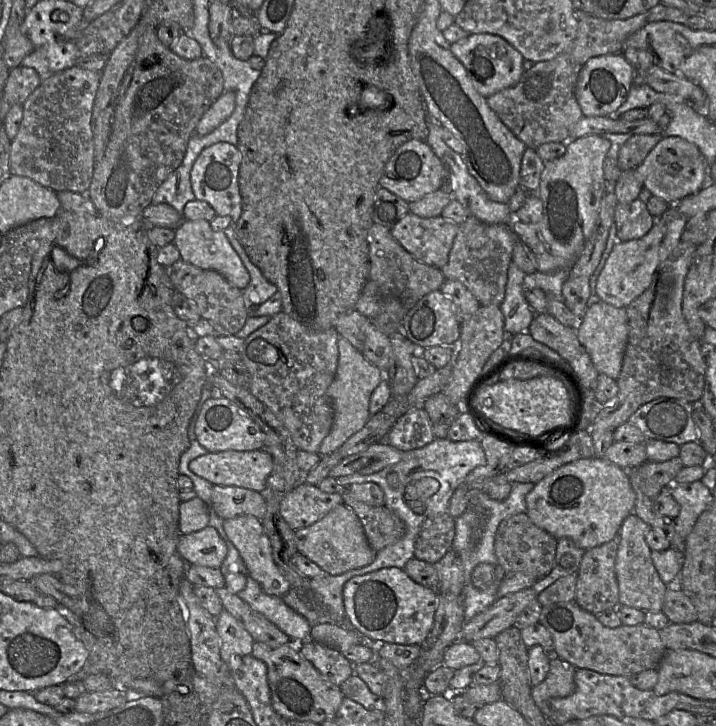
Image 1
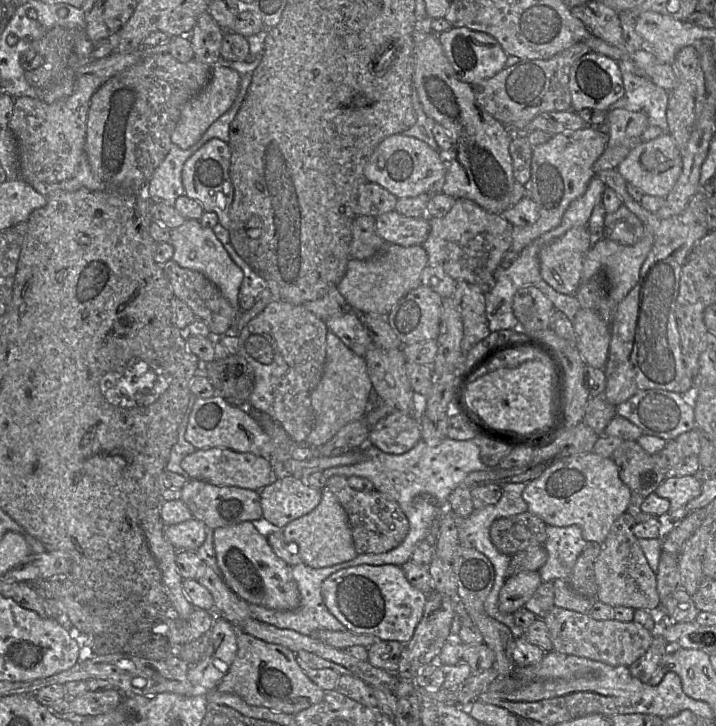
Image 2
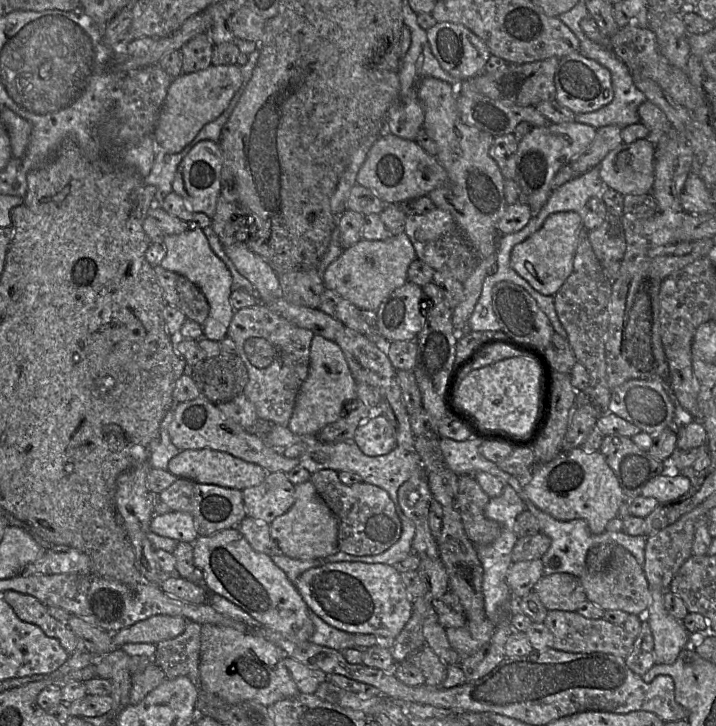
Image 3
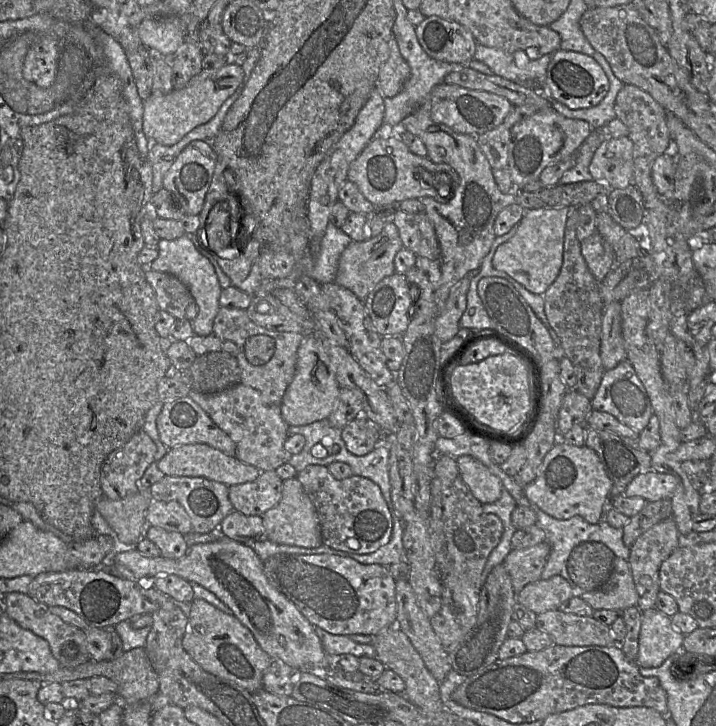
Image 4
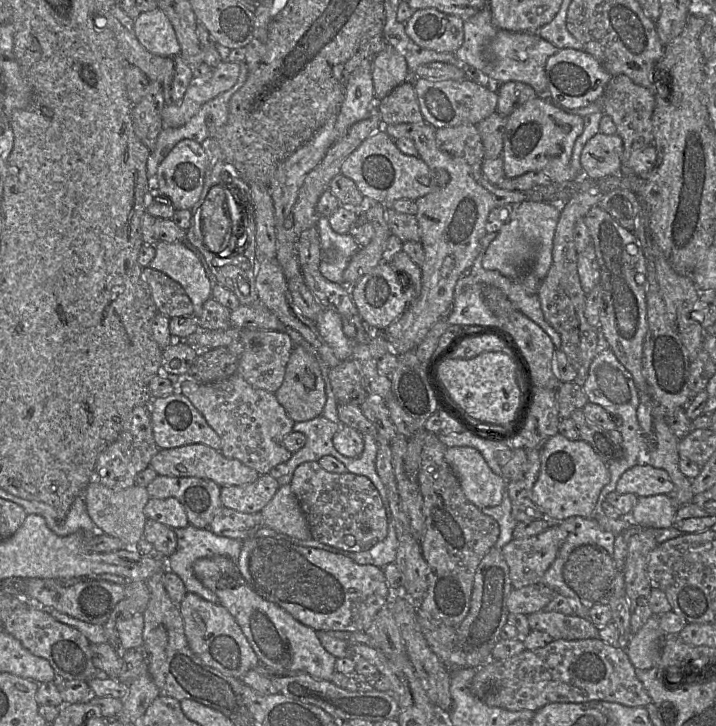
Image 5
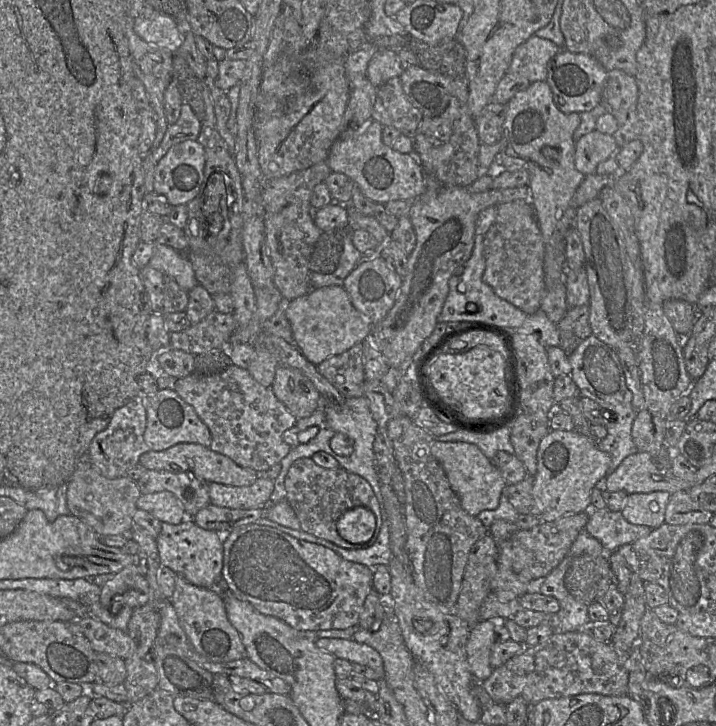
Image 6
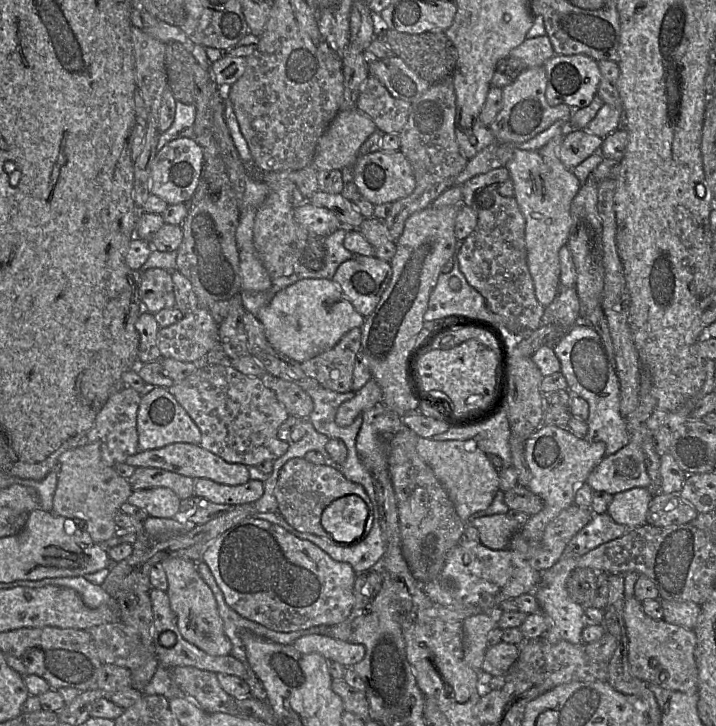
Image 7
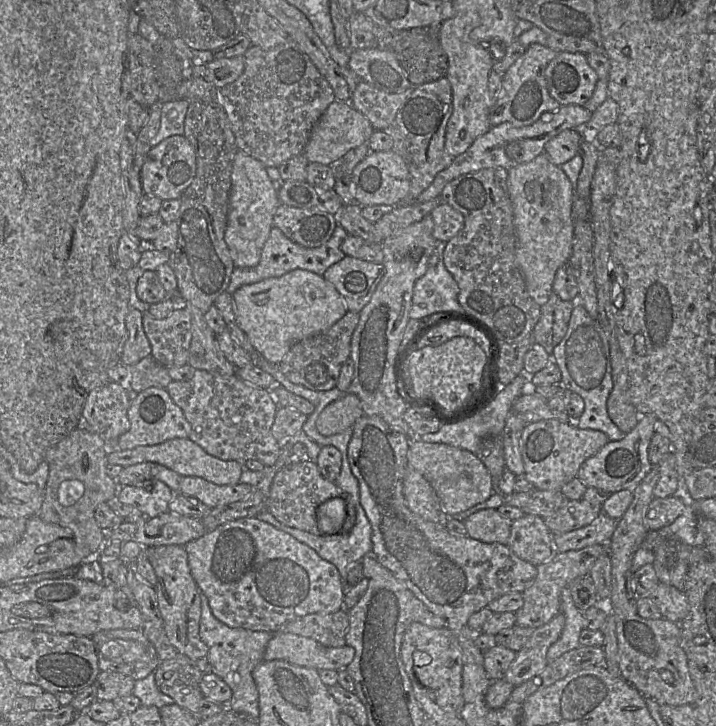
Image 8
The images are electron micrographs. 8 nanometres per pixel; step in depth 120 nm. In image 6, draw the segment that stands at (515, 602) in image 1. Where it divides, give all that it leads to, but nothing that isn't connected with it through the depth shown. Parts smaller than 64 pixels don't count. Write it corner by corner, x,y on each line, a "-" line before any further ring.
581,512
563,516
553,522
541,522
528,530
516,530
508,539
499,543
499,553
509,559
512,570
519,578
530,580
532,587
535,587
563,560
588,519
589,512

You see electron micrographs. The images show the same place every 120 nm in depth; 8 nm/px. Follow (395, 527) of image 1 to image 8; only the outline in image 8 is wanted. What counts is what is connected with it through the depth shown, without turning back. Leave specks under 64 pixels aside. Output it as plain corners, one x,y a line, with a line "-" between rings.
315,461
291,462
276,473
266,500
266,509
286,526
320,534
316,510
321,504
333,498
343,498
350,503
350,495
334,482
326,480

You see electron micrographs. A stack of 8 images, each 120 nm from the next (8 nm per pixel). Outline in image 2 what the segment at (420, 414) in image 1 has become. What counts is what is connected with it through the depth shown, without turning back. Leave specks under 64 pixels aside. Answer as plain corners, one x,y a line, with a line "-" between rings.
395,410
370,429
368,443
388,454
403,454
421,440
420,421

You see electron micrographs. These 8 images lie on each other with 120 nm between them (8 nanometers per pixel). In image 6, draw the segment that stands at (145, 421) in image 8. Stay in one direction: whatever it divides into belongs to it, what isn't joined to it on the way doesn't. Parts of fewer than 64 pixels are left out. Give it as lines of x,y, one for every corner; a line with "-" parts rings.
162,389
151,395
142,395
146,409
147,425
144,440
149,451
166,450
179,443
198,443
210,447
212,435
192,406
187,404
174,389

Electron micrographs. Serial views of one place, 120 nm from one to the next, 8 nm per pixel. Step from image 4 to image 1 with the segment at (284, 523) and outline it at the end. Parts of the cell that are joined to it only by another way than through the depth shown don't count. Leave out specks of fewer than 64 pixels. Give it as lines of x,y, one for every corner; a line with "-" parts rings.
345,503
335,506
316,523
294,530
294,536
298,552
331,575
340,575
369,565
377,554
368,543
359,517

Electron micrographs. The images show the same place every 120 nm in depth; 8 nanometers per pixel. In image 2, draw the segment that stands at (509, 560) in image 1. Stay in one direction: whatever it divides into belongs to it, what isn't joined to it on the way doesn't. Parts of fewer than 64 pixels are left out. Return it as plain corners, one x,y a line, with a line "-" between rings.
531,512
499,518
490,528
490,539
497,550
509,556
529,546
544,545
546,524

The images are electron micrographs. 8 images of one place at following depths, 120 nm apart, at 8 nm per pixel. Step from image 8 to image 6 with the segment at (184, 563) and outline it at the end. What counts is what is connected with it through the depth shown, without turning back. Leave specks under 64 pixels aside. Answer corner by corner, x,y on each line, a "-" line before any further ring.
176,574
175,589
170,601
192,646
207,660
229,662
247,658
241,636
229,622
222,594
217,590
196,586

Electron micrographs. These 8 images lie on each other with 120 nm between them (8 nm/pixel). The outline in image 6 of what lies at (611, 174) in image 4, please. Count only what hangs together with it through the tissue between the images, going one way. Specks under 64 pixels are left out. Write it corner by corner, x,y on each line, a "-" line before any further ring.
594,130
575,143
575,167
585,176
594,174
599,163
613,157
619,148
613,135

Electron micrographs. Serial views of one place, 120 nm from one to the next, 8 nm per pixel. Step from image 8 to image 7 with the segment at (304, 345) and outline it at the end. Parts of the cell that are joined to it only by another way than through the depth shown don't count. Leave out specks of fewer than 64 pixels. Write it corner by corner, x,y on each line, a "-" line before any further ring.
353,328
330,350
302,362
301,368
320,385
338,393
352,391
356,355
361,349
361,328

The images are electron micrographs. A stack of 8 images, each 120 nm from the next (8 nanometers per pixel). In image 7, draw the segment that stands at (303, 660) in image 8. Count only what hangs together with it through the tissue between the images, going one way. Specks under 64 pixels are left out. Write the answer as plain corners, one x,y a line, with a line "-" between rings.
323,634
304,635
292,646
303,654
319,653
328,661
335,661
345,667
360,662
365,655
365,647
359,643
338,640

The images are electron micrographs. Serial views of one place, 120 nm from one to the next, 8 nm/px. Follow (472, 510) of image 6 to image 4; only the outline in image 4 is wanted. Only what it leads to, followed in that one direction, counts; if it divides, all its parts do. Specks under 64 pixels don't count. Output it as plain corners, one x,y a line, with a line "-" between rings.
463,455
456,462
463,481
482,504
493,503
501,497
504,487
500,478
479,460

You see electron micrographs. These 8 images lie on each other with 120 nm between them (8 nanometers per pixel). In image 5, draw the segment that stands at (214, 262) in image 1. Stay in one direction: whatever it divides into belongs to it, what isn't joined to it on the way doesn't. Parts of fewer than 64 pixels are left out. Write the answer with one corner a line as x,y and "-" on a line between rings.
159,241
155,249
156,255
149,267
166,274
184,288
193,304
193,318
198,318
204,303
212,297
213,289
202,263
187,242

